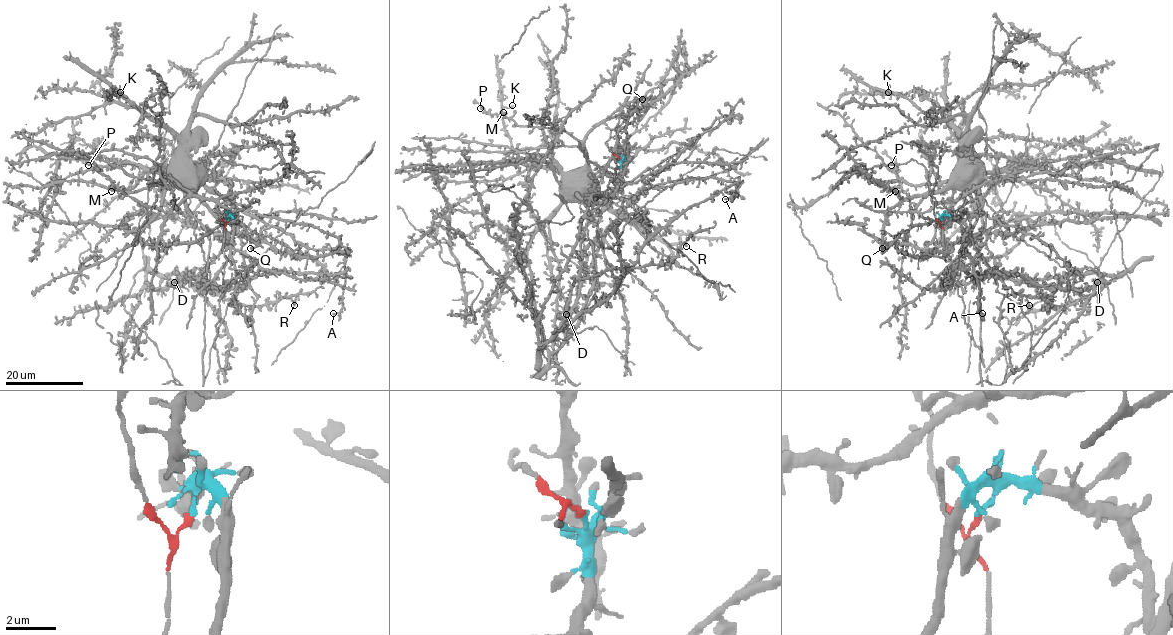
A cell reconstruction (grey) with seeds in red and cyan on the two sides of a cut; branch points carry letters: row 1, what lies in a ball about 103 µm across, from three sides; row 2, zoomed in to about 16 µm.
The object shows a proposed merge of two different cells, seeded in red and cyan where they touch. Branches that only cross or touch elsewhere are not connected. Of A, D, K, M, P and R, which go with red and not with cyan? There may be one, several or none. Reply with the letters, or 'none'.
A, K, M, P

